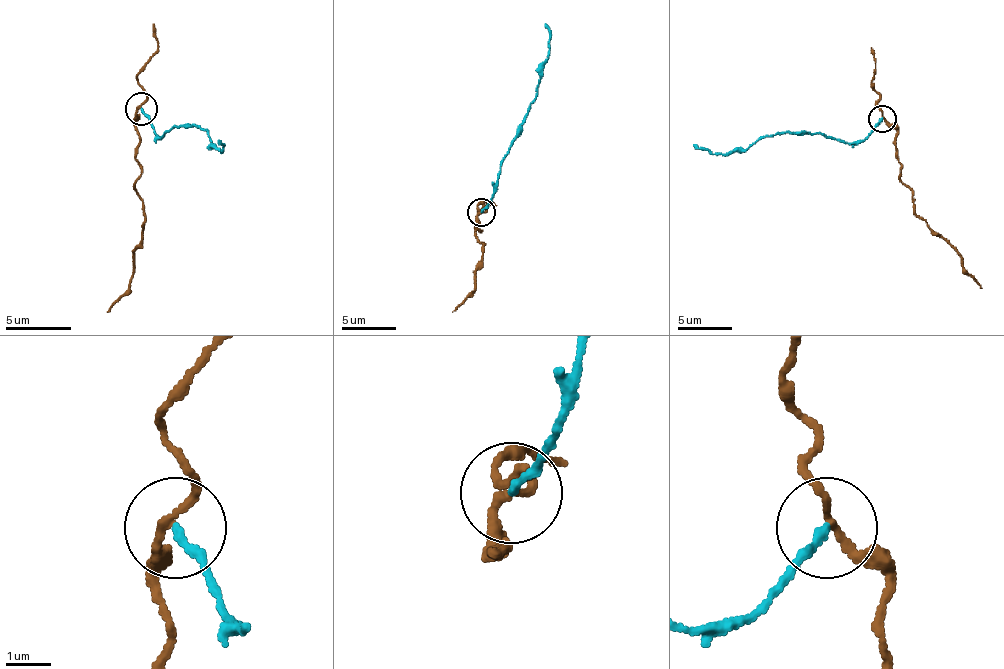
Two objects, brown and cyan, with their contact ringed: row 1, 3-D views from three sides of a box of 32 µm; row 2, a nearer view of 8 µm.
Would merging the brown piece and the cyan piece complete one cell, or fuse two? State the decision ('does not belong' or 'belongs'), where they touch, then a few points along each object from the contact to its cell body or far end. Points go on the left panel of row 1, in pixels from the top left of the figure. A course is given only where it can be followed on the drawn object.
does not belong; at (141, 109); brown runs (140, 108), (137, 124), (140, 180), (134, 186), (143, 203), (143, 242), (134, 252), (130, 288), (107, 311); cyan runs (140, 108), (160, 137), (166, 131), (199, 127), (222, 150), (219, 141)

